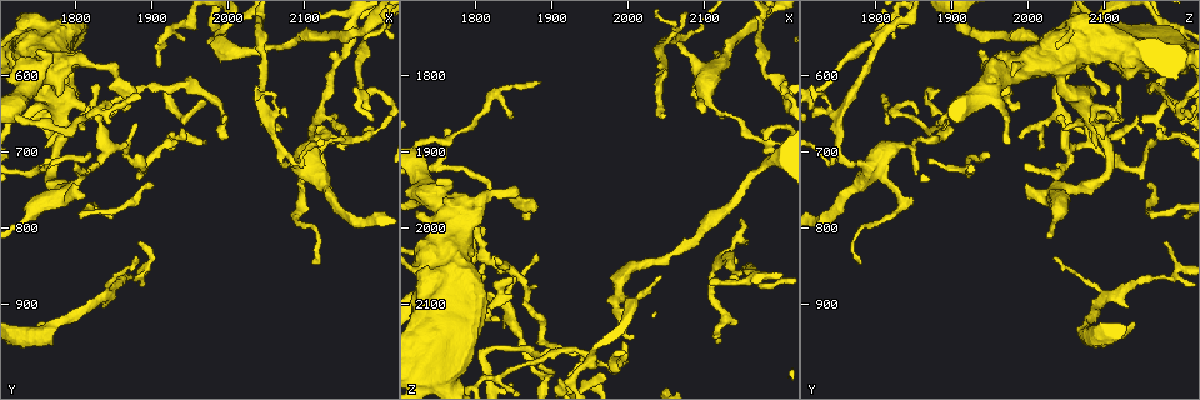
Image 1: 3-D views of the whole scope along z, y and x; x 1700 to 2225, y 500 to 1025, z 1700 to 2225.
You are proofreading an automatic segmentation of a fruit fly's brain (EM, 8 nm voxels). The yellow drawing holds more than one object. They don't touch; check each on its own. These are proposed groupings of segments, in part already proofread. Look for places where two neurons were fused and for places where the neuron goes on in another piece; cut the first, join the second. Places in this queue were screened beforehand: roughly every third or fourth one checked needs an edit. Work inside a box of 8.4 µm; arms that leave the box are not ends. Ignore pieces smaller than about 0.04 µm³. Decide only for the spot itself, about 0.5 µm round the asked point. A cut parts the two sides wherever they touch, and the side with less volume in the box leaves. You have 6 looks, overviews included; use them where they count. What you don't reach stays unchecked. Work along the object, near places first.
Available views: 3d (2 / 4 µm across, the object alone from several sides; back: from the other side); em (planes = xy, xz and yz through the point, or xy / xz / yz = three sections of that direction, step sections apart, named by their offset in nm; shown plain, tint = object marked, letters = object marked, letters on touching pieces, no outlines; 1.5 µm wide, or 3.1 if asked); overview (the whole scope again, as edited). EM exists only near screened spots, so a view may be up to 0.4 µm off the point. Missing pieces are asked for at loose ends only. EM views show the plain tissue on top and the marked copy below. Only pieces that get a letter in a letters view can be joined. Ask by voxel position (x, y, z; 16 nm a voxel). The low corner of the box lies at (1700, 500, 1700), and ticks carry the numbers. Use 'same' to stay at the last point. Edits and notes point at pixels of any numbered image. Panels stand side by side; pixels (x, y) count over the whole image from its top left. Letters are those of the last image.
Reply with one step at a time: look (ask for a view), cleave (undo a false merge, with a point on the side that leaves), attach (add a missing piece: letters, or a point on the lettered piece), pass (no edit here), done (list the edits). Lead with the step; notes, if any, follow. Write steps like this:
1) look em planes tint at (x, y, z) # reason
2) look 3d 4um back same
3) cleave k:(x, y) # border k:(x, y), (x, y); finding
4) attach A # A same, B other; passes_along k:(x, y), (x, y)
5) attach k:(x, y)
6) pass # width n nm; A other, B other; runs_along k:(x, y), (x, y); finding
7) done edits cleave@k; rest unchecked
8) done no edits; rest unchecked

look em yz step 8 letters at (1810, 645, 2070) # branch stops here

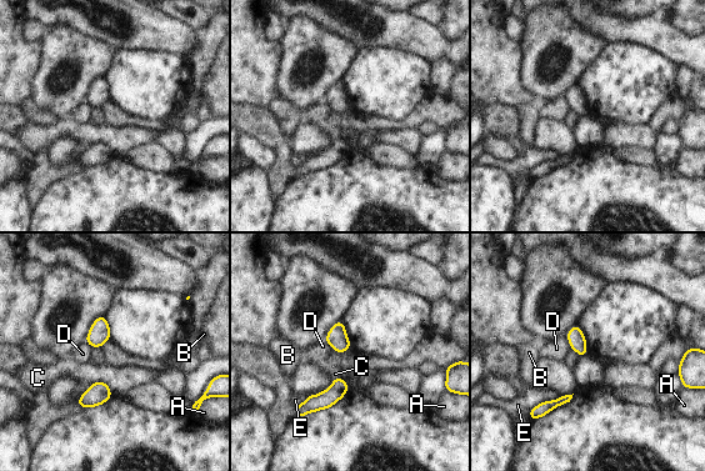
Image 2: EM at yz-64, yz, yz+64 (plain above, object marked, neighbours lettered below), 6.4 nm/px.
pass # longest_contact E 220 nm; A other, B other, C other, D other, E other; border 2:(565, 335), (571, 349); none of them fits

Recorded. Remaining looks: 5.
look em planes letters at (1885, 630, 1810) # thin end

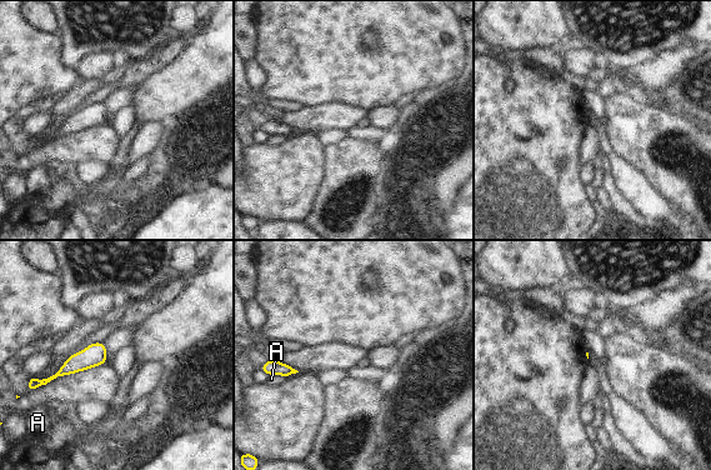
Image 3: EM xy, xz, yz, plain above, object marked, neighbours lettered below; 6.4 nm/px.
pass # longest_contact A 100 nm; A other; border 3:(273, 374), (286, 376); none of them fits

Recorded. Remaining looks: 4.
look em yz step 8 tint at (2125, 730, 1855) # branch stops here

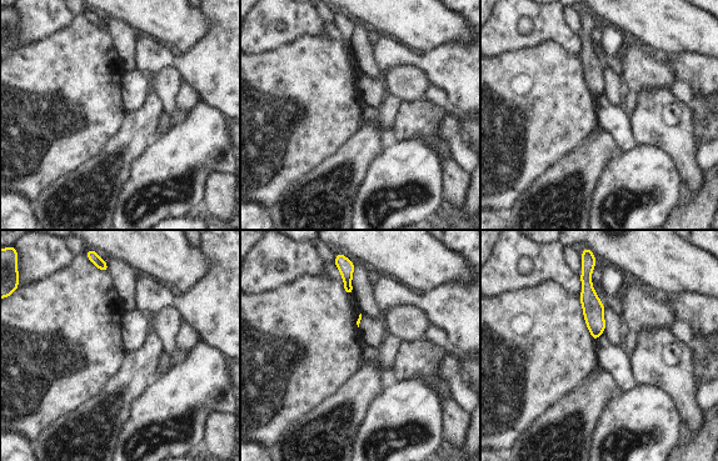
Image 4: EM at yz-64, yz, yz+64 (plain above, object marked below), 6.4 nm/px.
look em yz step 8 letters same

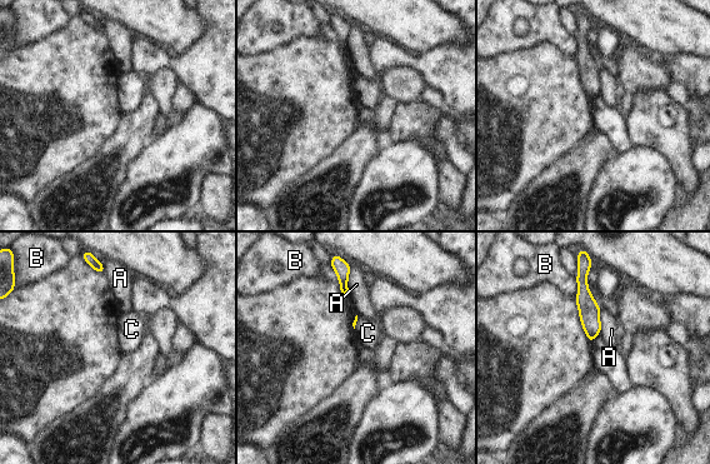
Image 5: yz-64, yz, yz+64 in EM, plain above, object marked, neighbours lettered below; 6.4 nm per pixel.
pass # longest_contact A 180 nm; A other, B other, C other; border 5:(574, 278), (578, 285), (576, 297); none of them fits

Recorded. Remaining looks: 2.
done no edits; rest unchecked

